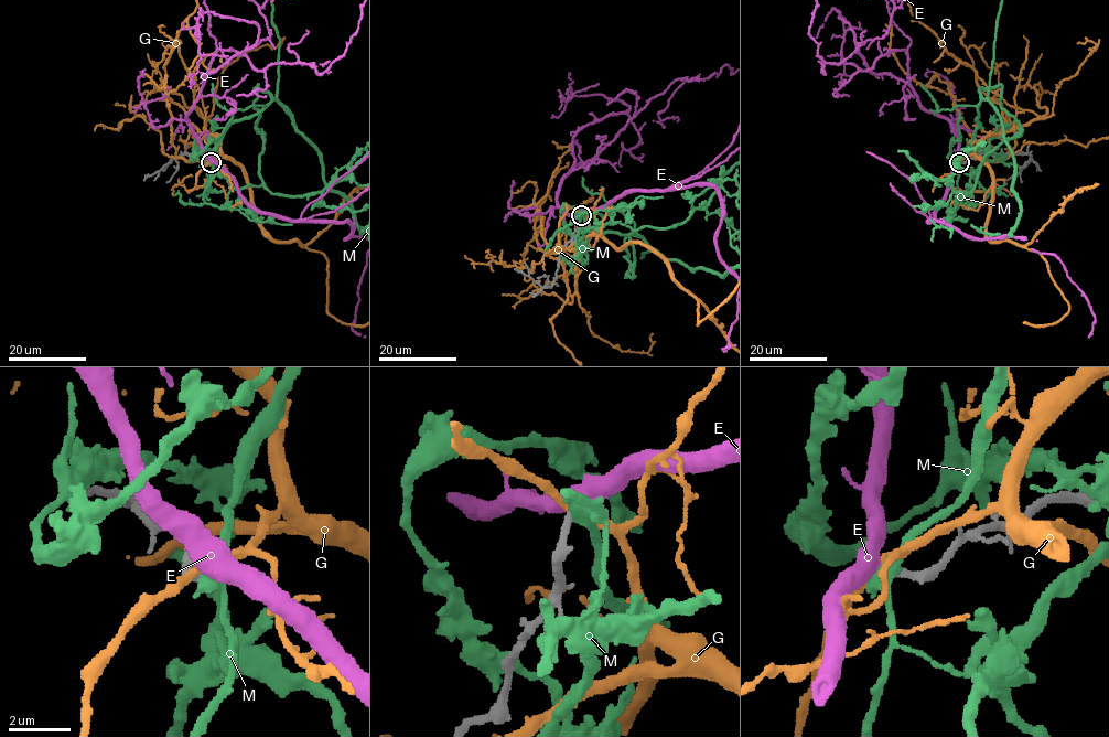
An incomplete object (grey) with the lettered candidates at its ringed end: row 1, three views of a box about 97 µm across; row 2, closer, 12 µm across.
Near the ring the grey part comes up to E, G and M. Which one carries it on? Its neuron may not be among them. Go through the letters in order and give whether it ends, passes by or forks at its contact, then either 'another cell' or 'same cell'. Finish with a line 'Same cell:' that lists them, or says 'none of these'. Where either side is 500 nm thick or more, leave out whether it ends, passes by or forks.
E: same cell
G: it passes by; another cell
M: it passes by; another cell
Same cell: E

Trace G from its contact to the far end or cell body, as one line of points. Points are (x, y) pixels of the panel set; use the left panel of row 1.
G: (210, 162), (241, 169), (275, 239), (324, 255), (337, 320)

